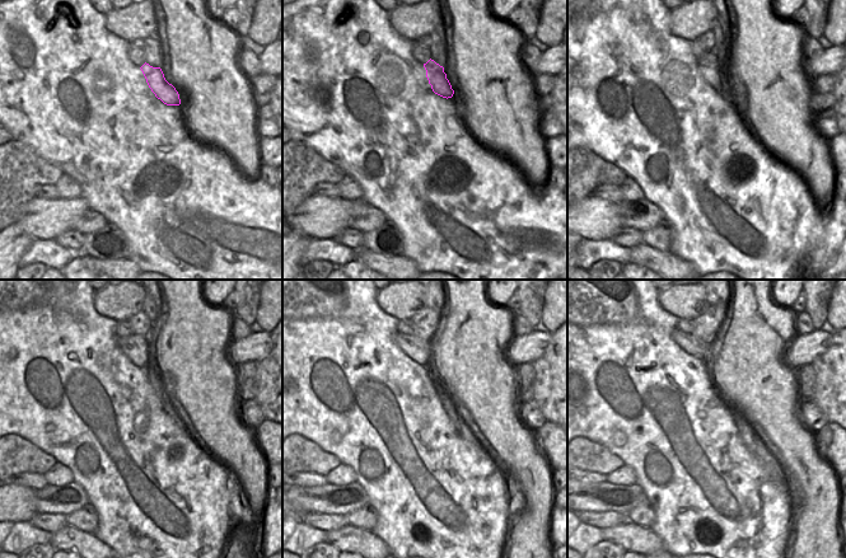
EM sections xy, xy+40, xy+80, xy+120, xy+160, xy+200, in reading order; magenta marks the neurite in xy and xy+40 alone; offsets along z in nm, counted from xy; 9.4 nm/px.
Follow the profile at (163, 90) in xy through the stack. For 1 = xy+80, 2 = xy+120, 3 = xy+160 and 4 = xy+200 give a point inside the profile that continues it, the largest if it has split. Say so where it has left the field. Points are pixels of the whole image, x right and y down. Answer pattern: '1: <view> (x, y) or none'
1: xy+80 (709, 65)
2: xy+120 (135, 347)
3: xy+160 (416, 348)
4: xy+200 (690, 343)

